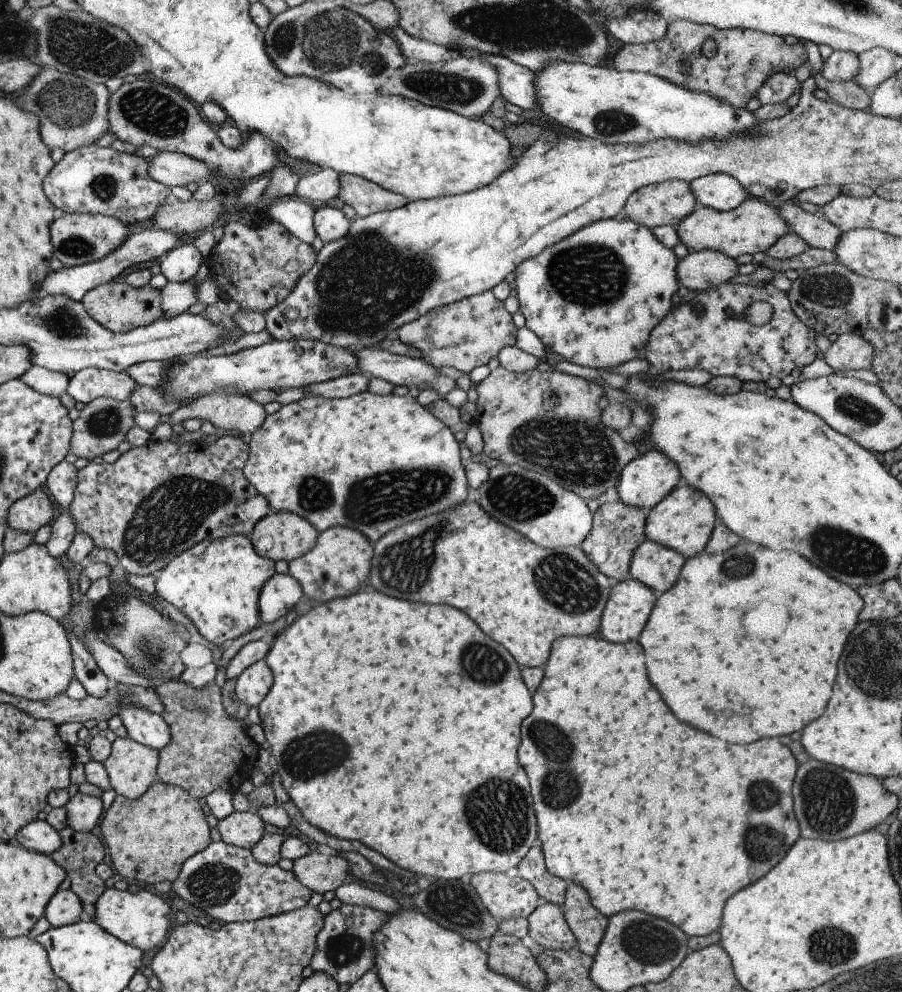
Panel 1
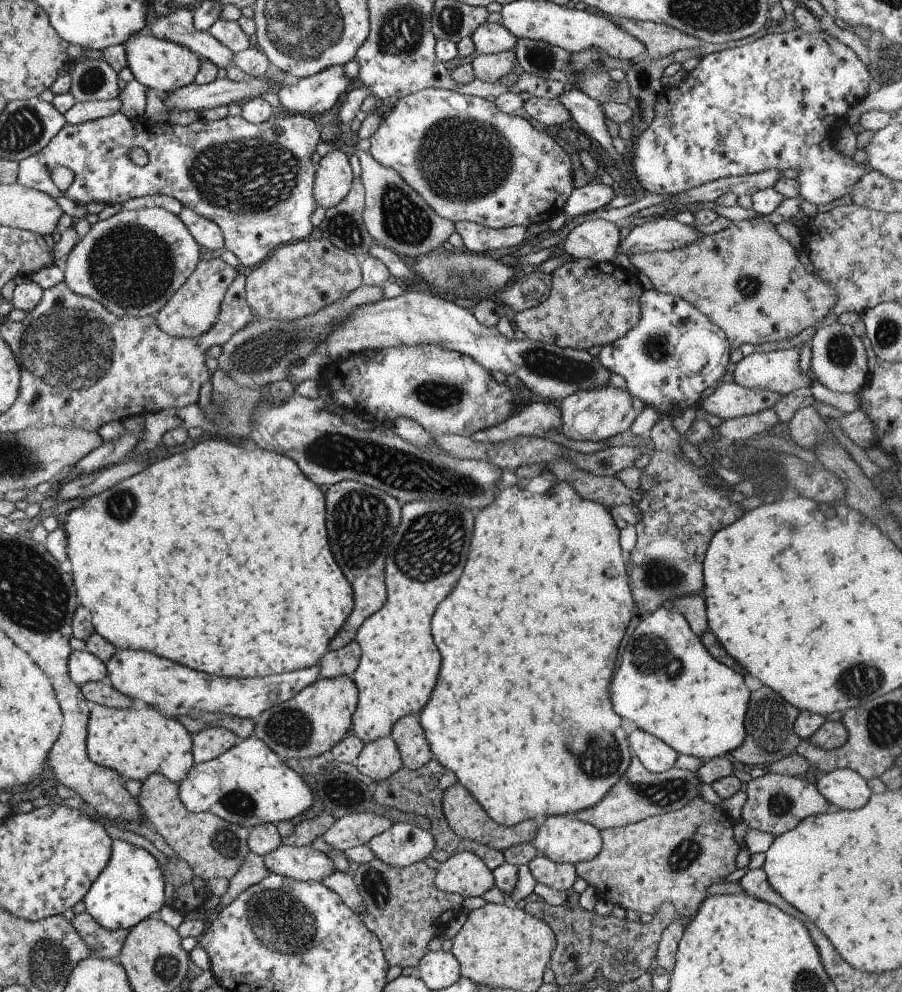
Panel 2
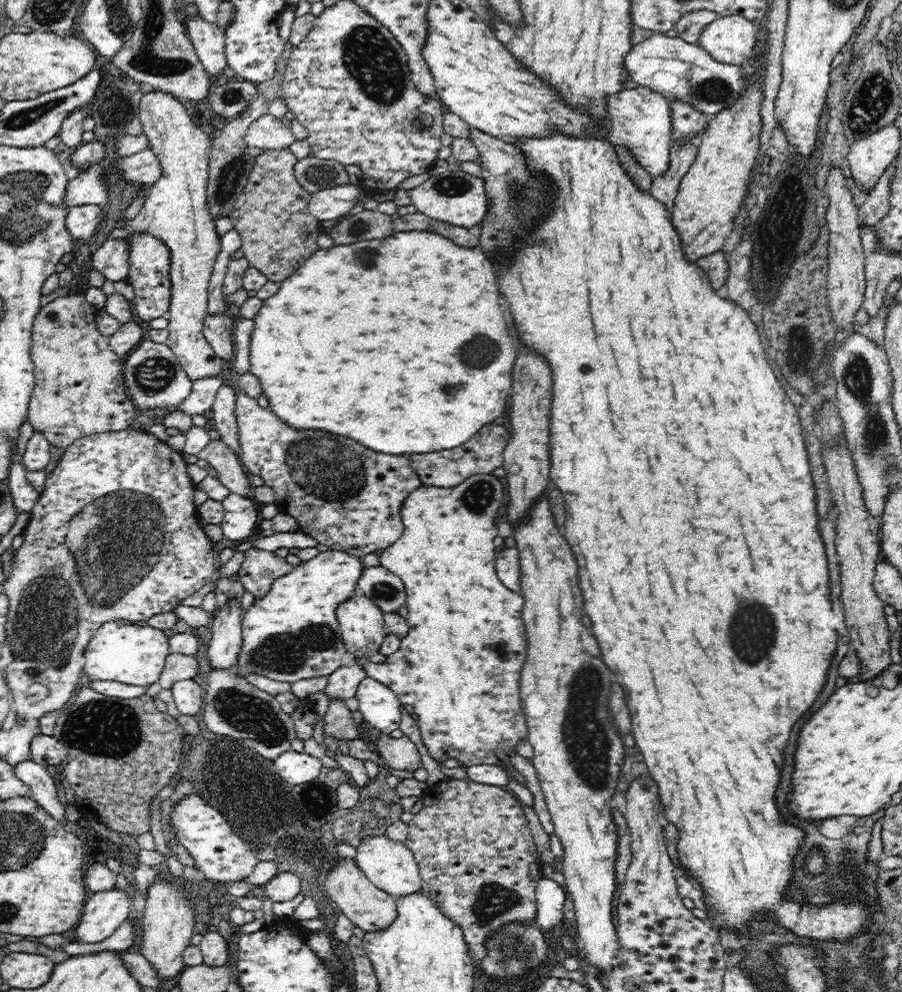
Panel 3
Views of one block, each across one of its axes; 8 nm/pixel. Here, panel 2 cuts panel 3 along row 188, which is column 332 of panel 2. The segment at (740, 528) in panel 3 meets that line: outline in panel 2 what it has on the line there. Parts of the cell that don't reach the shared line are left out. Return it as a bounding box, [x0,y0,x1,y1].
[60,436,354,678]

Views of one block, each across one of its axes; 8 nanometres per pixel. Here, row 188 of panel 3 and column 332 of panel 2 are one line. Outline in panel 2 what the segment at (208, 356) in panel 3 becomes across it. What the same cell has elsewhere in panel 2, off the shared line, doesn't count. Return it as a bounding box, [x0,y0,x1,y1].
[312,149,354,209]

